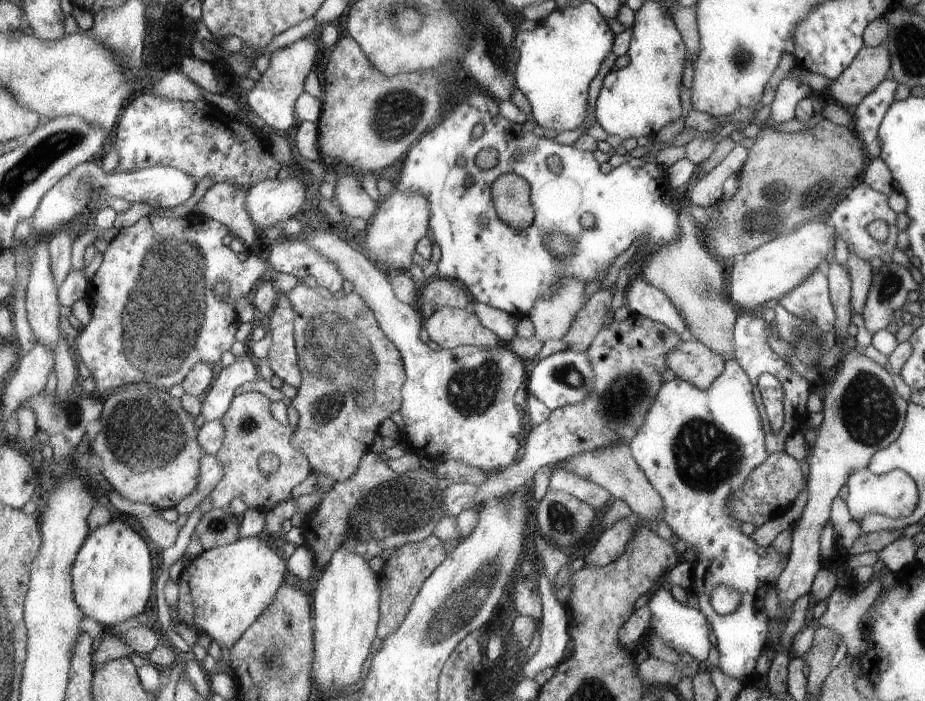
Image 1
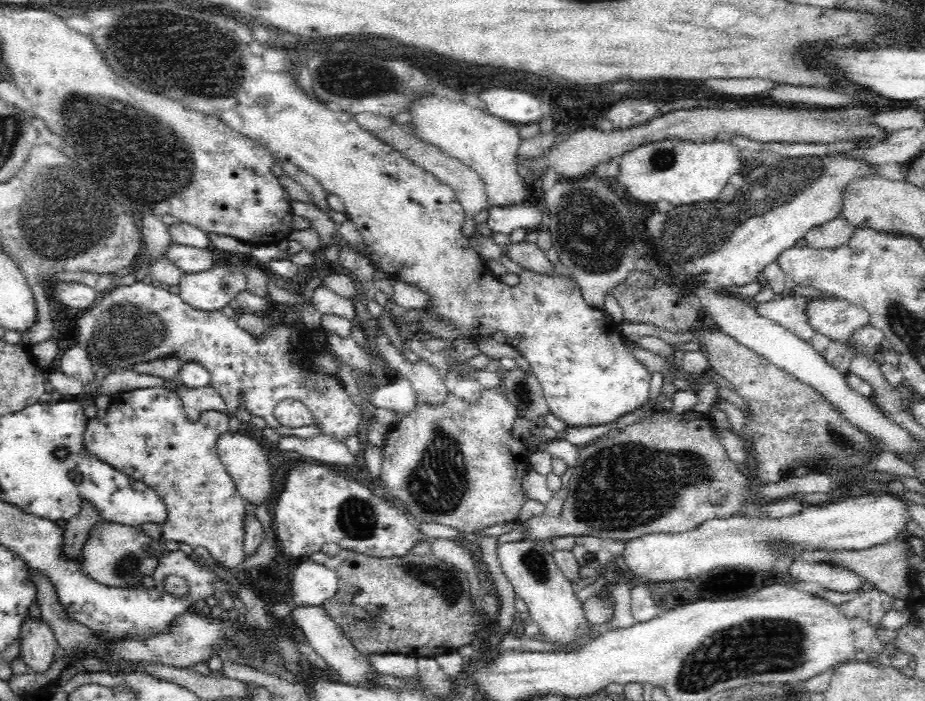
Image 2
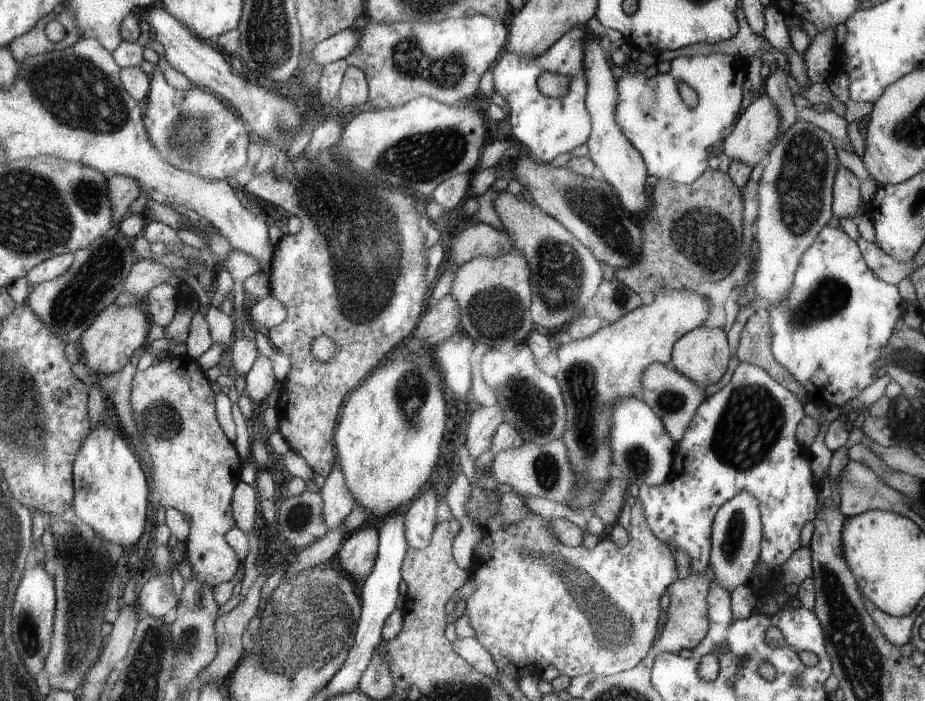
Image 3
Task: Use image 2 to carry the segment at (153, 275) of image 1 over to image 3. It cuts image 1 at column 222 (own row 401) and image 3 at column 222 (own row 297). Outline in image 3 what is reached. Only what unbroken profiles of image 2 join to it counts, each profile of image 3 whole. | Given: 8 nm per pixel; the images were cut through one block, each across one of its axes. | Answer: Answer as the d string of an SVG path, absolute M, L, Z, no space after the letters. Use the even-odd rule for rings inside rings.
M153 65L148 67L148 70L151 81L148 93L149 103L145 111L147 115L144 116L144 120L146 121L147 131L150 133L152 140L155 141L156 148L159 148L160 152L173 165L186 170L186 172L192 172L196 176L219 181L236 176L248 160L246 149L252 138L248 125L231 106L228 106L215 93L204 88L198 88L198 86L193 86L189 90L176 89L166 82L160 66Z

